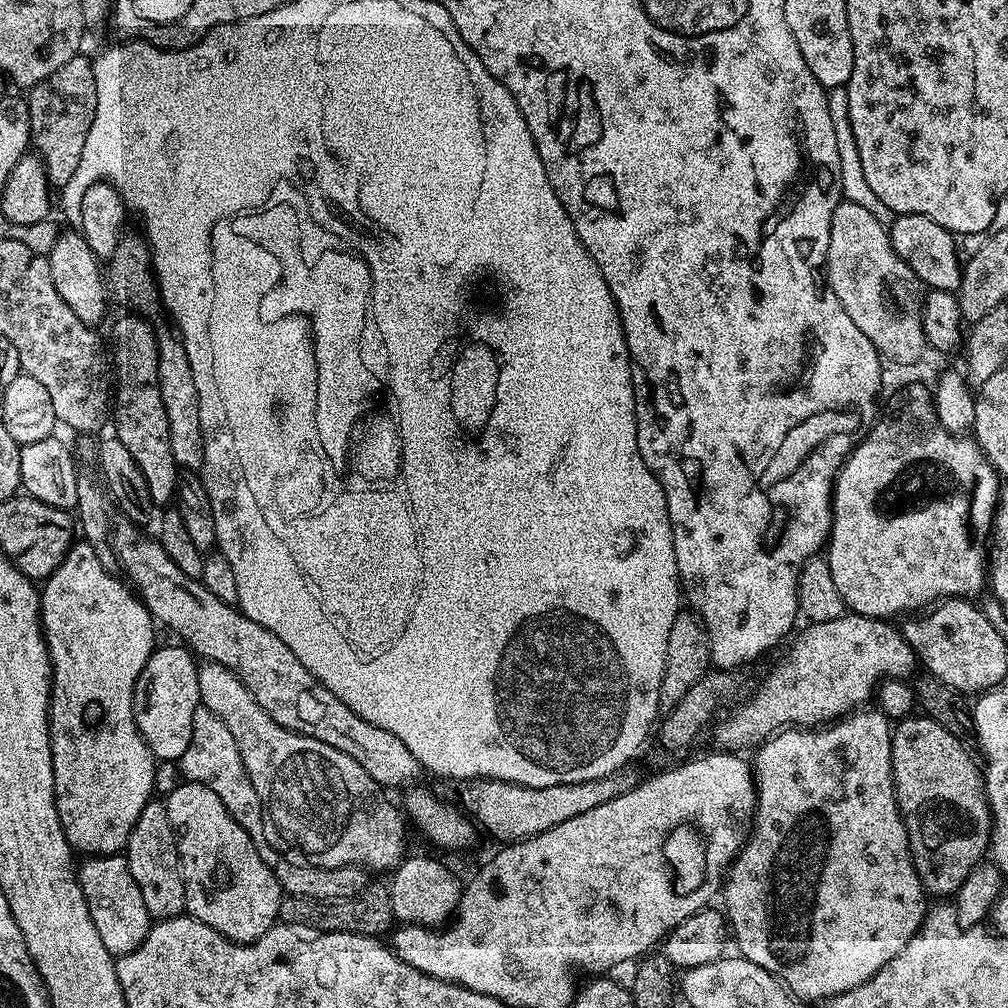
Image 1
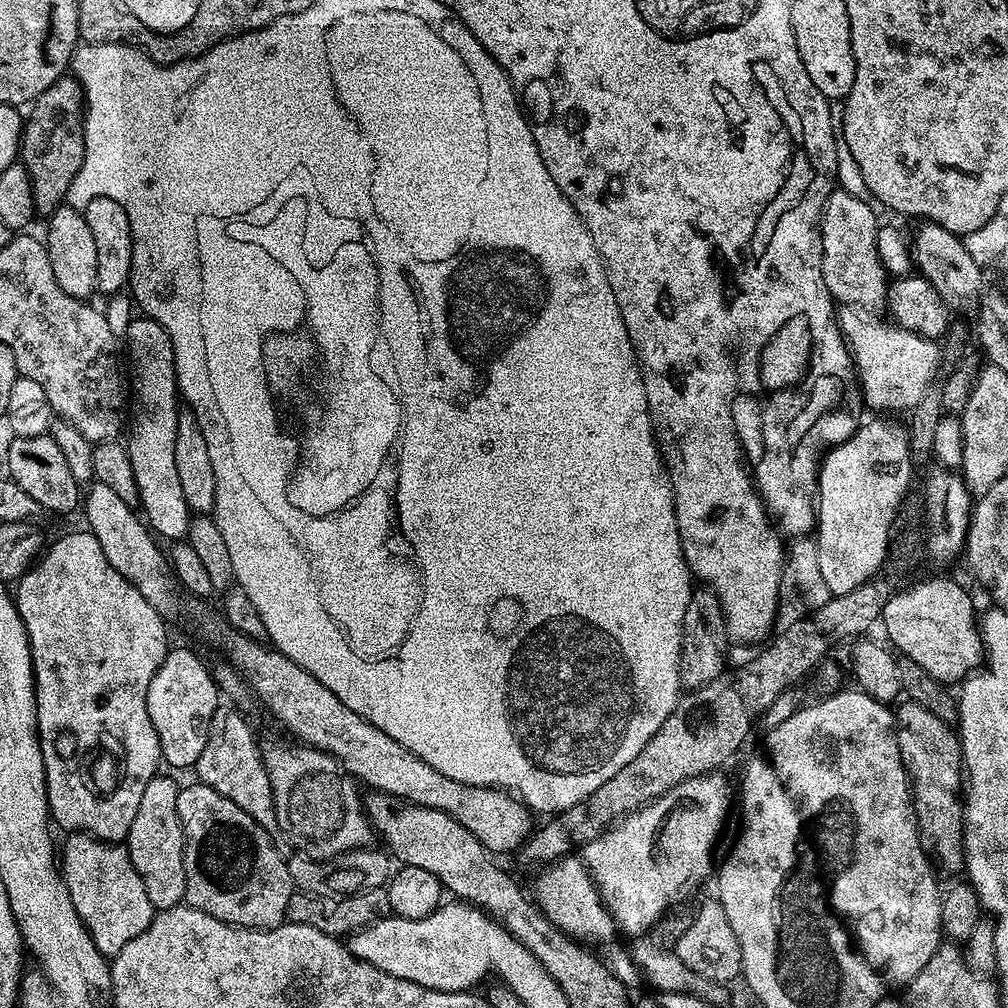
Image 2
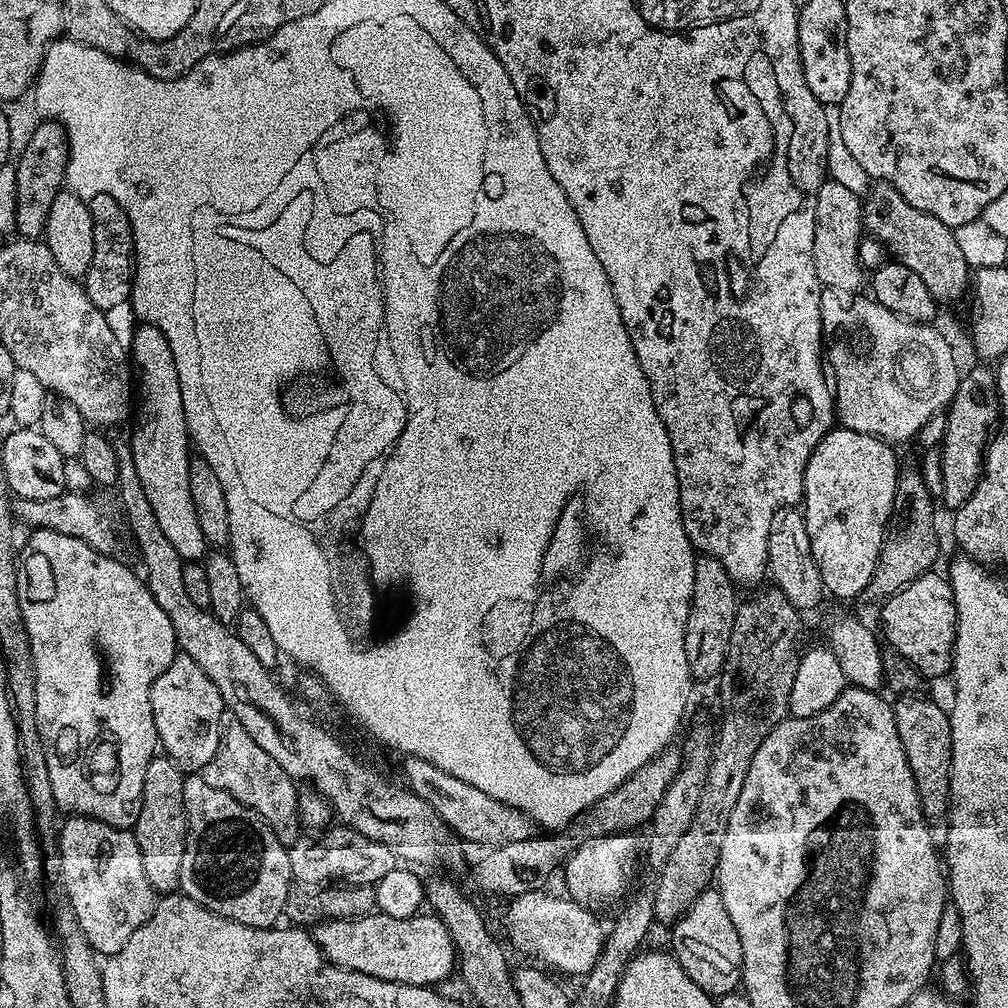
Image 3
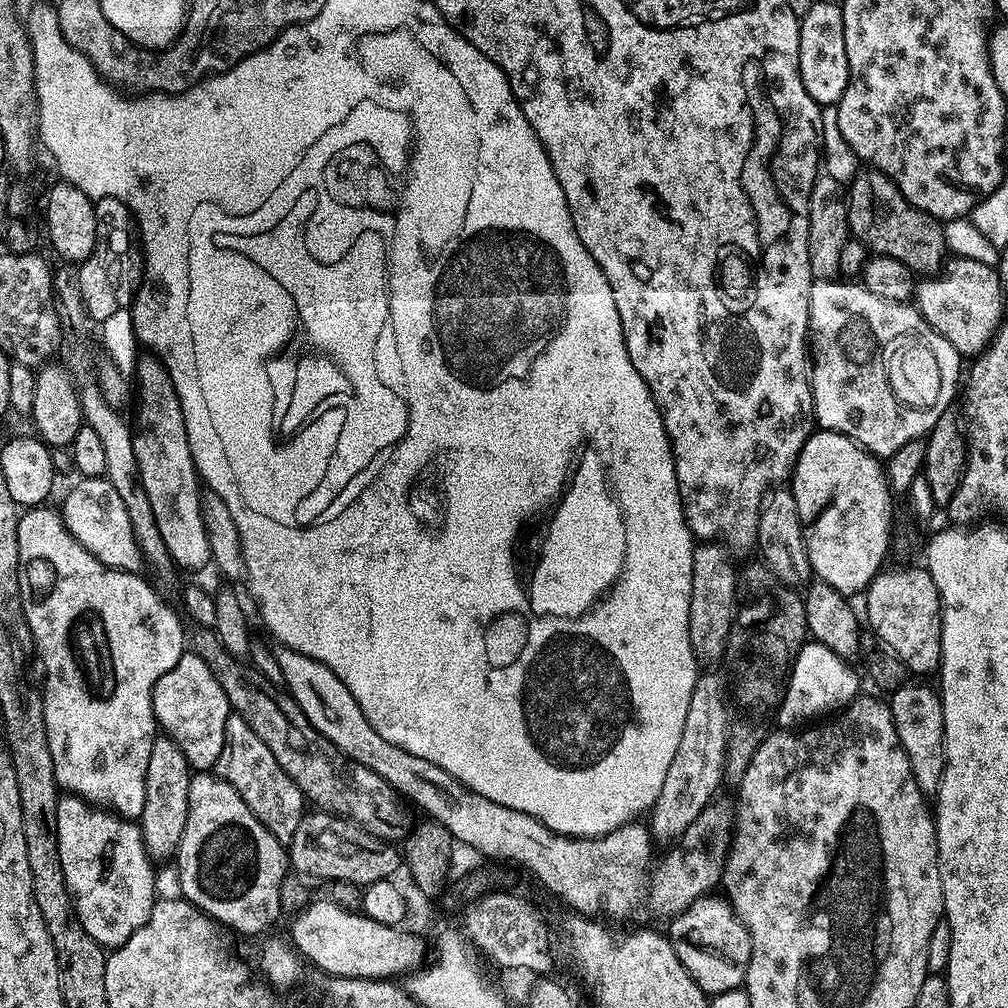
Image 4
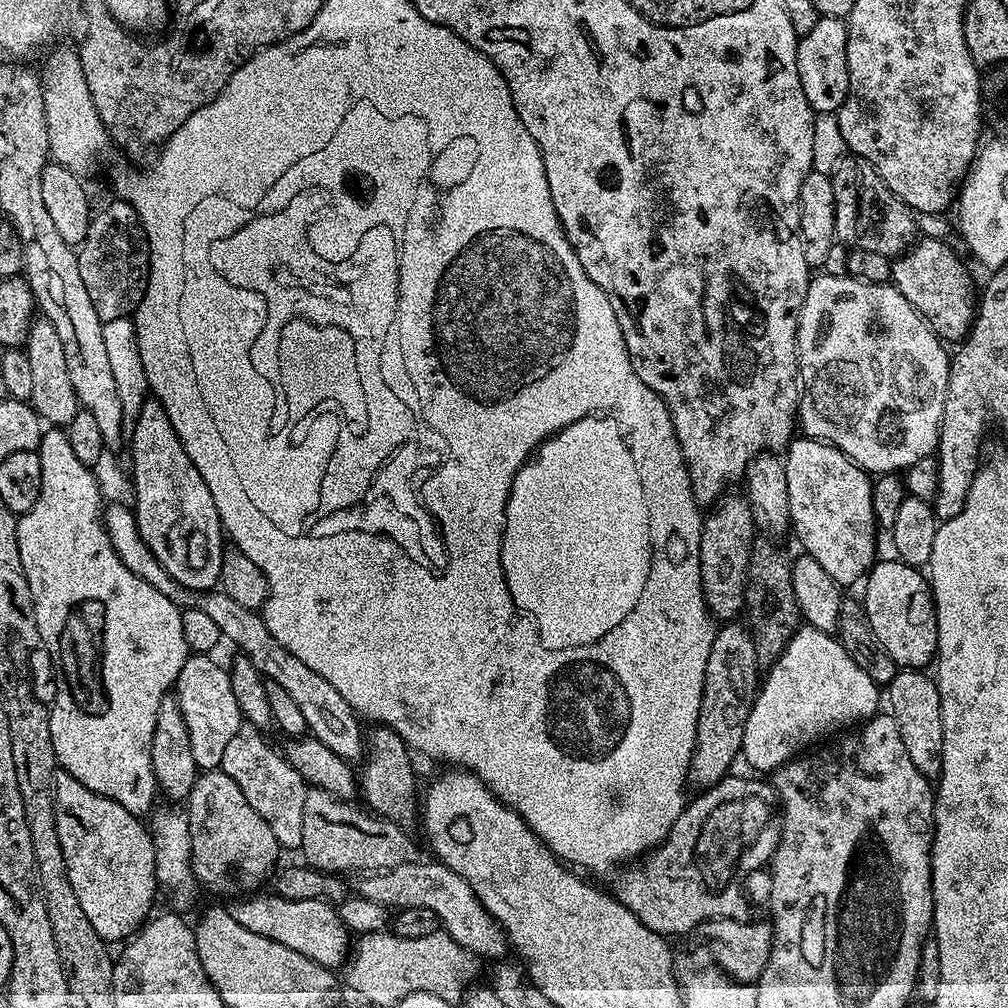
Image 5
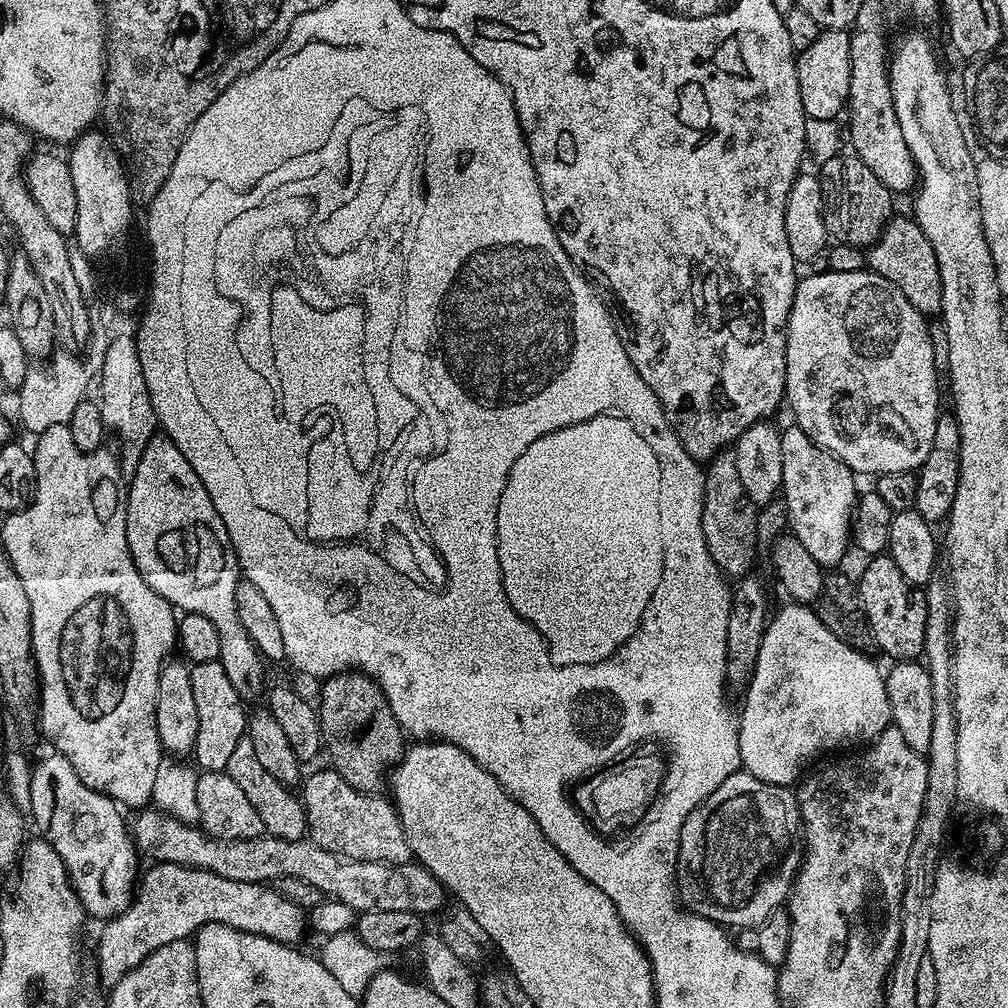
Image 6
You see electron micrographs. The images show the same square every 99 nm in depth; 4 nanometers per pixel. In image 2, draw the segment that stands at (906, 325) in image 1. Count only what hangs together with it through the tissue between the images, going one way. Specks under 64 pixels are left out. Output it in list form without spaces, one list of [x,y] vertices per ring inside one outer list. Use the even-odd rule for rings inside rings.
[[[833,190],[824,203],[824,213],[820,216],[820,241],[822,242],[822,274],[832,295],[833,301],[844,306],[863,308],[865,310],[883,309],[888,298],[890,277],[884,271],[876,249],[876,230],[878,221],[872,213],[873,205],[867,200],[854,198],[854,194],[843,190]]]

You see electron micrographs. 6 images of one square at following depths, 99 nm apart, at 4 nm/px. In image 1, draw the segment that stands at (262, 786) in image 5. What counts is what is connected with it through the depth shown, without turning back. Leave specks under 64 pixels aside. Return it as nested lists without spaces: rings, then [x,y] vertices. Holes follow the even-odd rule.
[[[201,706],[194,710],[190,746],[186,746],[186,754],[182,754],[178,768],[184,771],[185,781],[210,786],[210,790],[214,790],[214,794],[222,798],[222,806],[226,806],[226,810],[230,810],[238,826],[242,826],[242,830],[250,834],[258,850],[258,858],[262,858],[262,862],[275,866],[281,860],[280,853],[272,849],[270,842],[266,842],[262,822],[262,802],[258,798],[258,790],[254,790],[254,782],[250,782],[250,774],[246,774],[242,754],[238,754],[238,746],[234,746],[234,738],[230,738],[230,730],[226,730],[222,721],[206,707]]]

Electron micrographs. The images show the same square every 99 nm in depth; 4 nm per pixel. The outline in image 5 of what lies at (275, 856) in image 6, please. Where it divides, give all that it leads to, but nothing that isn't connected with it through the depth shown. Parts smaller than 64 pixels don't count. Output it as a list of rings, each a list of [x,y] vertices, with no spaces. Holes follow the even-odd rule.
[[[412,858],[393,868],[386,868],[383,872],[365,875],[361,879],[364,881],[361,882],[360,888],[358,888],[359,895],[365,896],[370,902],[378,902],[383,908],[389,910],[399,910],[410,906],[426,906],[426,910],[434,910],[434,914],[440,919],[441,929],[448,932],[456,943],[472,953],[473,956],[477,958],[483,958],[483,956],[503,957],[505,955],[503,954],[504,948],[506,949],[506,937],[500,922],[489,914],[486,906],[482,906],[482,902],[476,897],[474,890],[470,890],[466,878],[454,874],[454,870],[450,870],[445,864],[431,863],[427,864],[424,860]]]

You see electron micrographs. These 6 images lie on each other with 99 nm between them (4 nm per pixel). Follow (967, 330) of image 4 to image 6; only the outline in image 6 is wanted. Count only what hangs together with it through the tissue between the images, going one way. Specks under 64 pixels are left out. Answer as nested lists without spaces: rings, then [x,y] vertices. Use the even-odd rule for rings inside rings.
[[[893,215],[876,243],[866,252],[866,264],[871,271],[878,273],[886,282],[890,282],[915,308],[926,318],[932,318],[940,312],[942,302],[942,282],[938,274],[938,258],[930,238],[922,234],[915,219]]]

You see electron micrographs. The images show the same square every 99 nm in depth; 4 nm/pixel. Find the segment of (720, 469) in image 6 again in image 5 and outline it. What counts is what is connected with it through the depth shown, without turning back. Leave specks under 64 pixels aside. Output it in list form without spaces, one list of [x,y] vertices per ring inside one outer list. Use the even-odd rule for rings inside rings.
[[[725,495],[709,512],[712,513],[703,517],[700,530],[700,573],[704,601],[717,621],[735,621],[744,606],[746,570],[758,529],[752,518],[752,506],[743,495]]]

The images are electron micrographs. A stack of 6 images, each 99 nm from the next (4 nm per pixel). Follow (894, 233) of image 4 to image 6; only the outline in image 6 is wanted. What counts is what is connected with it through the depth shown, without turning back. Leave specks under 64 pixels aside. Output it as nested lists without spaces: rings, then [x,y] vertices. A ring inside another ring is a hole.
[[[854,154],[830,158],[830,162],[819,165],[818,175],[822,186],[824,225],[829,237],[837,244],[849,244],[855,248],[867,249],[875,244],[894,215],[893,193],[885,184],[878,182],[878,178],[874,178],[874,170]]]

